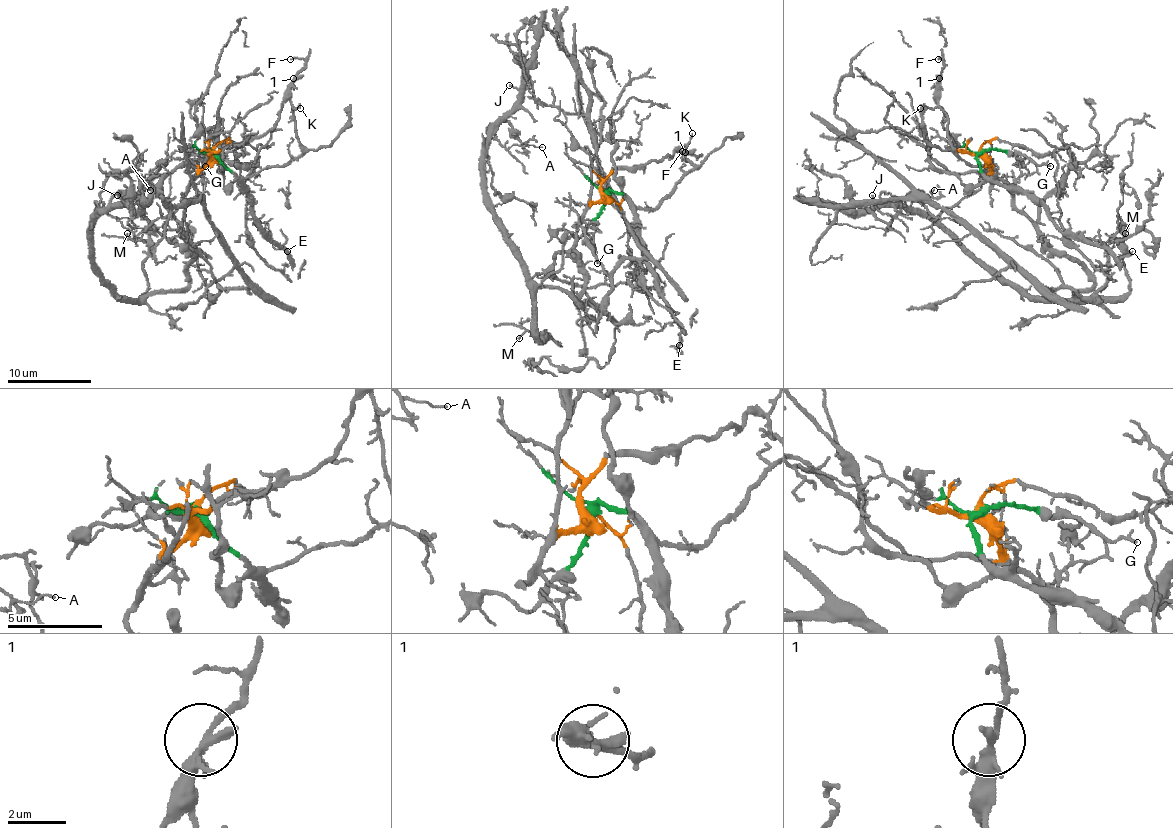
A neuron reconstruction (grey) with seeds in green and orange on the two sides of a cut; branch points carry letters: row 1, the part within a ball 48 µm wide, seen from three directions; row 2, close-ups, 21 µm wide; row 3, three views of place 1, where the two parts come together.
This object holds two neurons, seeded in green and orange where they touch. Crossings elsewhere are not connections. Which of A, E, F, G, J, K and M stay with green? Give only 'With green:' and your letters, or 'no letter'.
With green: E, G, K

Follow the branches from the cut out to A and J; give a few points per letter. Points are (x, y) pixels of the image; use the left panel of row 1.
A: (212, 152), (182, 203), (188, 283), (123, 298), (96, 268), (93, 222), (119, 192), (150, 190)
J: (212, 152), (182, 203), (193, 252), (182, 290), (123, 298), (100, 275), (93, 222), (127, 205), (117, 195)

